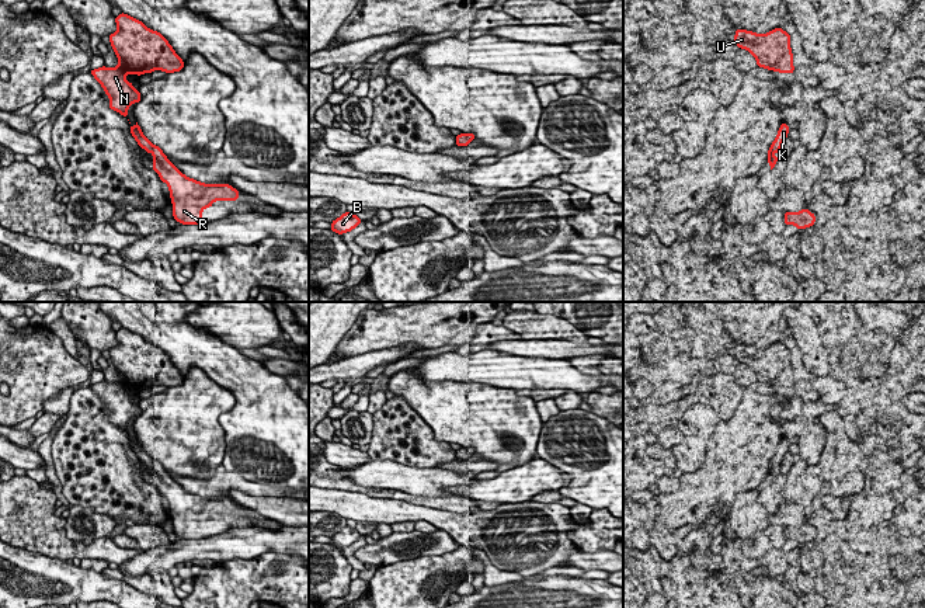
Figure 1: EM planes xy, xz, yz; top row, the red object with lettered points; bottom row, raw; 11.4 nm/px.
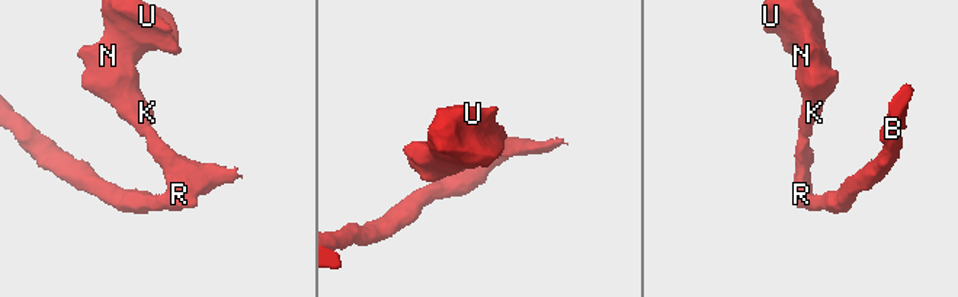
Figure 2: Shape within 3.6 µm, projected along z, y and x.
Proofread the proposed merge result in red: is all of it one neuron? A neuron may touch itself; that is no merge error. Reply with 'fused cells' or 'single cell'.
single cell

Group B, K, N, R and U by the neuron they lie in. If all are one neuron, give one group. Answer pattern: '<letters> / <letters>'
B K N R U

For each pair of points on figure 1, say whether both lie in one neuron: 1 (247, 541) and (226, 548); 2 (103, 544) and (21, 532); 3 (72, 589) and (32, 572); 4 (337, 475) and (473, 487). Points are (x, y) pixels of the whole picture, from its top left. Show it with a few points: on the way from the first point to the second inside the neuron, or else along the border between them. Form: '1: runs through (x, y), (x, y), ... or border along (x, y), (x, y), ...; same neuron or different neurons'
1: runs through (242, 542), (232, 544); same neuron
2: runs through (83, 549), (63, 549), (41, 532); same neuron
3: runs through (62, 583), (42, 580); same neuron
4: border along (462, 496), (473, 500); different neurons

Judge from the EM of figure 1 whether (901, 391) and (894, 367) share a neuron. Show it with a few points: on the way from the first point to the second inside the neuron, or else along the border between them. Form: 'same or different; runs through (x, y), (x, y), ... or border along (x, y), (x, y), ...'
same; runs through (900, 385), (900, 372)

